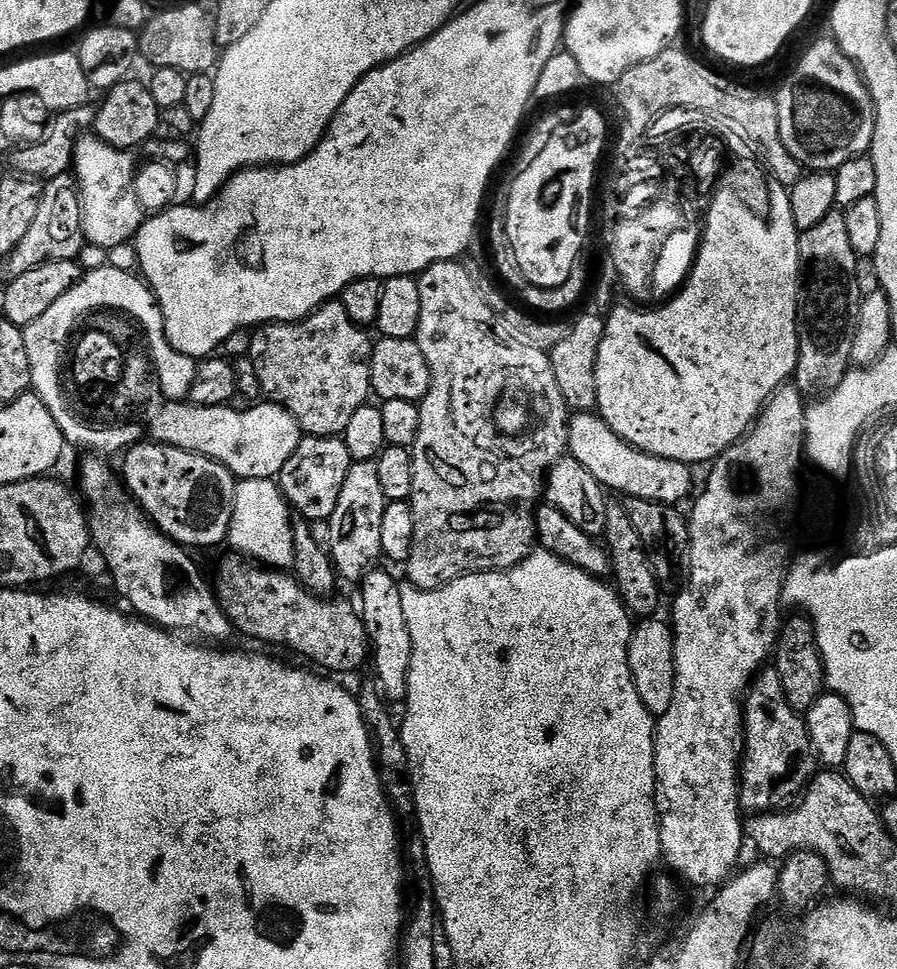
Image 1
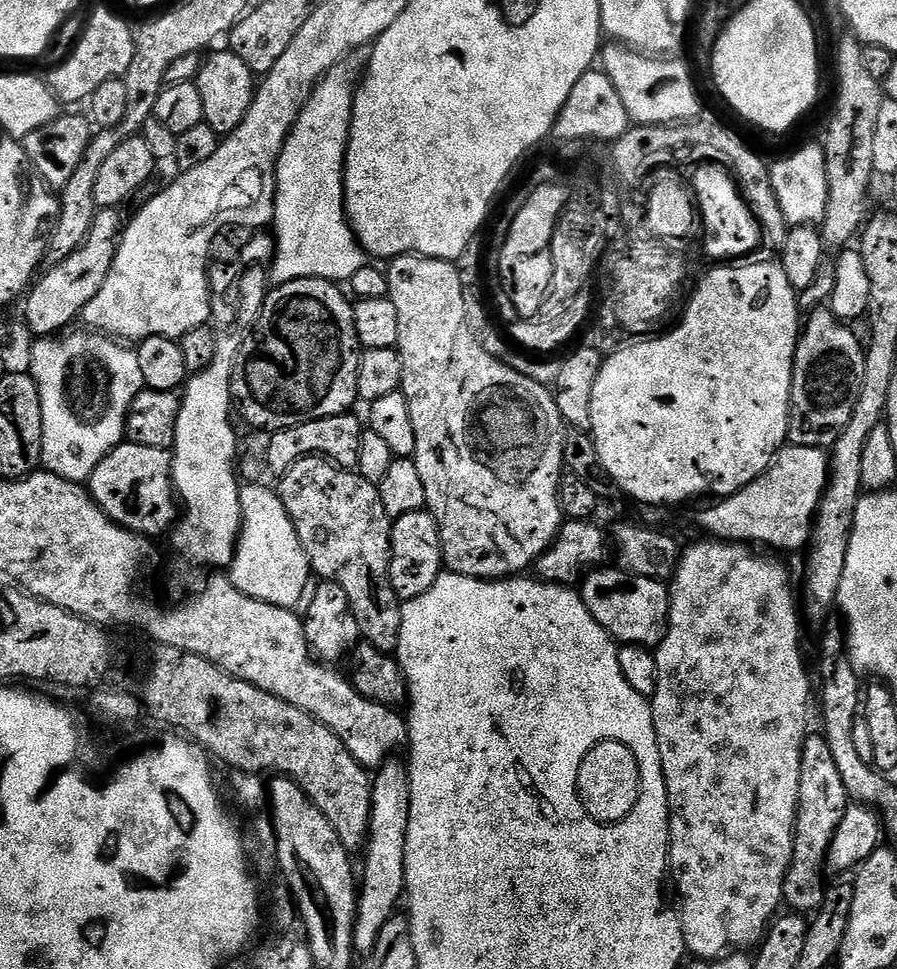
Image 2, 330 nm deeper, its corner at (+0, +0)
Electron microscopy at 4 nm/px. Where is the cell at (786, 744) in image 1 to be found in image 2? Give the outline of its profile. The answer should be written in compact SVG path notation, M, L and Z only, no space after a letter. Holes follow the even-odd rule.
M809 734L804 737L802 746L802 774L798 786L798 810L796 811L796 829L792 861L784 879L783 903L788 904L793 913L814 914L822 906L826 887L823 872L826 872L830 842L838 830L838 822L846 814L850 797L838 774L838 766L830 751L830 742L823 734Z

